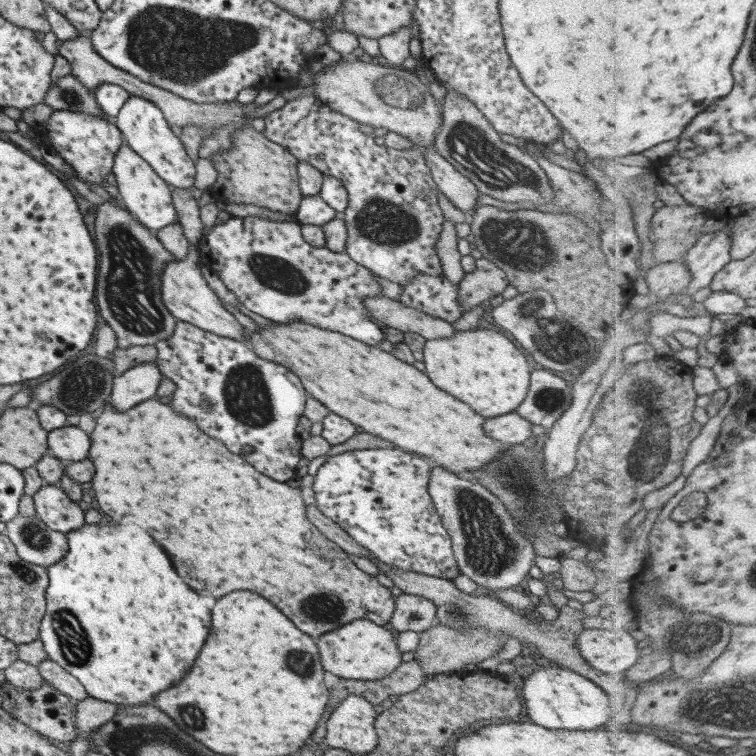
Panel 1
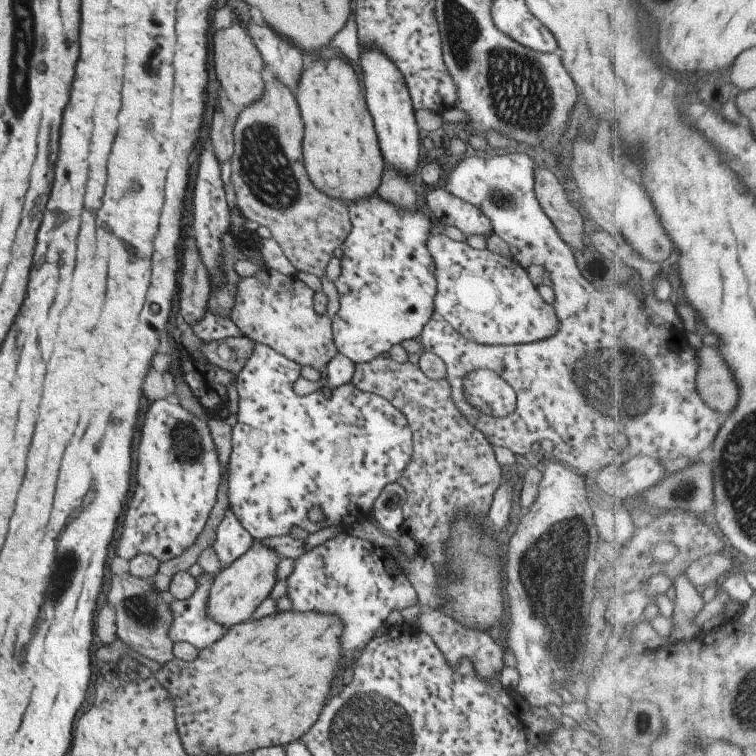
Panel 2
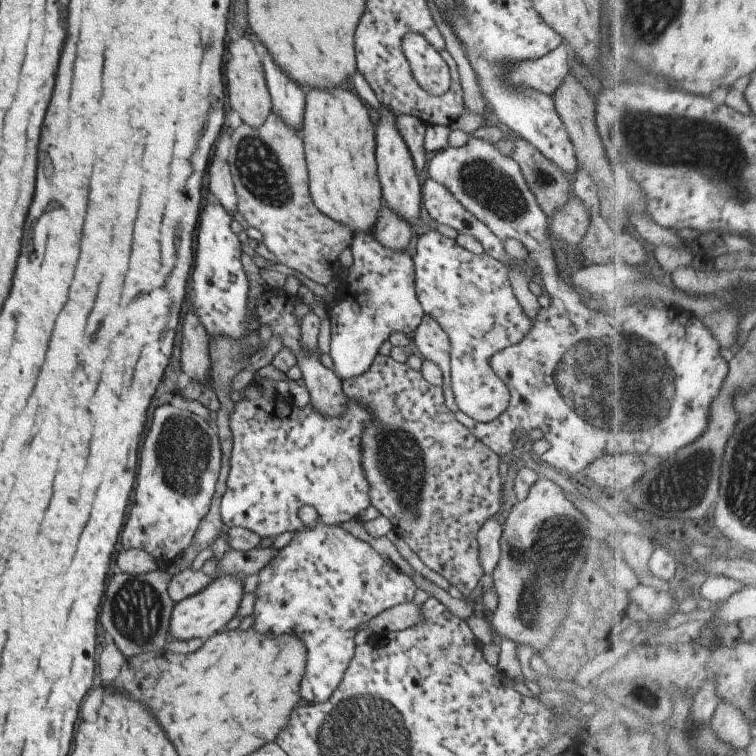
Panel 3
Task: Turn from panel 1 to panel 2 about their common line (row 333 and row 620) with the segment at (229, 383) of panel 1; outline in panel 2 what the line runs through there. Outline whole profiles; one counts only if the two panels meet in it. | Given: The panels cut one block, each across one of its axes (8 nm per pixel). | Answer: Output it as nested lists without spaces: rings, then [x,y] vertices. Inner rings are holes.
[[[216,575],[195,577],[196,588],[187,601],[169,599],[172,620],[168,627],[168,638],[172,644],[190,643],[199,651],[216,642],[228,629],[218,626],[206,616],[206,599],[213,577]]]

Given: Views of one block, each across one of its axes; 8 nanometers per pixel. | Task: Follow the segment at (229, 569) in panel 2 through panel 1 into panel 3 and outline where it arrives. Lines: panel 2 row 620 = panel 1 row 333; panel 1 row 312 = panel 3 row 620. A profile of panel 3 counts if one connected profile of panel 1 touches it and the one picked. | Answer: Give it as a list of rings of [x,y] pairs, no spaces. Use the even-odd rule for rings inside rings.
[[[222,574],[209,581],[209,584],[190,597],[174,603],[171,609],[168,629],[169,638],[187,640],[193,637],[206,639],[221,630],[233,616],[236,616],[244,595],[243,578]]]

